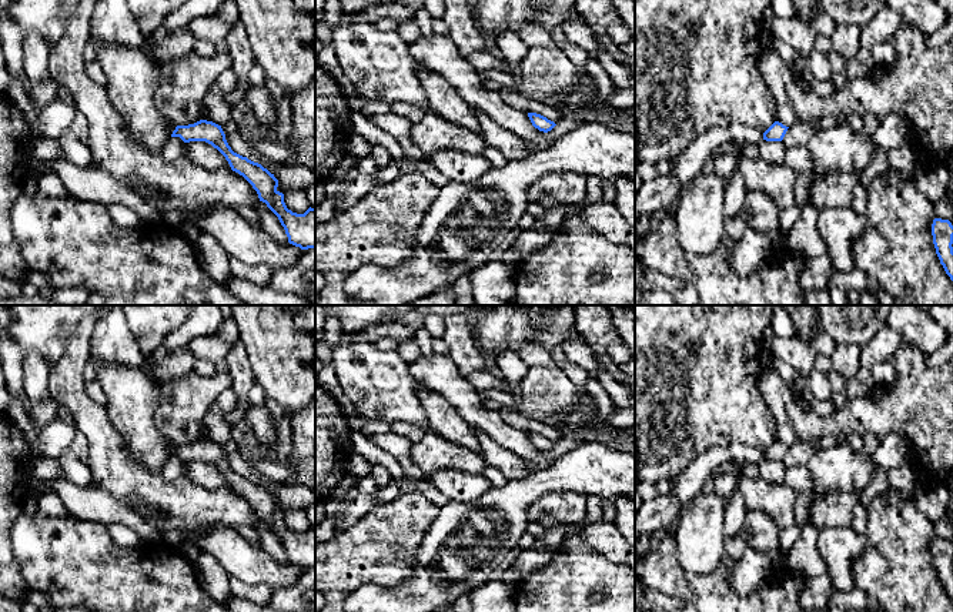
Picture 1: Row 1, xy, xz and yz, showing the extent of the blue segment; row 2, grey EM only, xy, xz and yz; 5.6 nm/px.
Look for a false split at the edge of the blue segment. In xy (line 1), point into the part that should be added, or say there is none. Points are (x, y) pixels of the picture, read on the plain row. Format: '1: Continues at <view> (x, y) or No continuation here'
1: No continuation here

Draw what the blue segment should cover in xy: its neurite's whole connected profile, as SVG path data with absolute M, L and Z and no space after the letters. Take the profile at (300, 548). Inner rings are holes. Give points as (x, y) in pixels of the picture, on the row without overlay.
M200 439L188 445L177 445L171 457L184 462L205 461L217 468L228 481L233 491L243 495L257 511L260 521L278 536L285 549L288 562L301 569L315 568L315 528L304 534L292 532L284 522L284 514L277 509L278 499L261 484L248 479L231 469L221 445Z

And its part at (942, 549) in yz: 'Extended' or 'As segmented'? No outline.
As segmented

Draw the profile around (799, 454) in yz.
M796 441L788 448L782 461L786 466L806 466L813 455L815 449L809 444Z

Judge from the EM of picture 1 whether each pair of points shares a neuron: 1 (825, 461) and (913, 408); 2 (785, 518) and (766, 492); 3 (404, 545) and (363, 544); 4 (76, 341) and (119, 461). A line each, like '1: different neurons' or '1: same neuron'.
1: different neurons
2: same neuron
3: same neuron
4: same neuron

